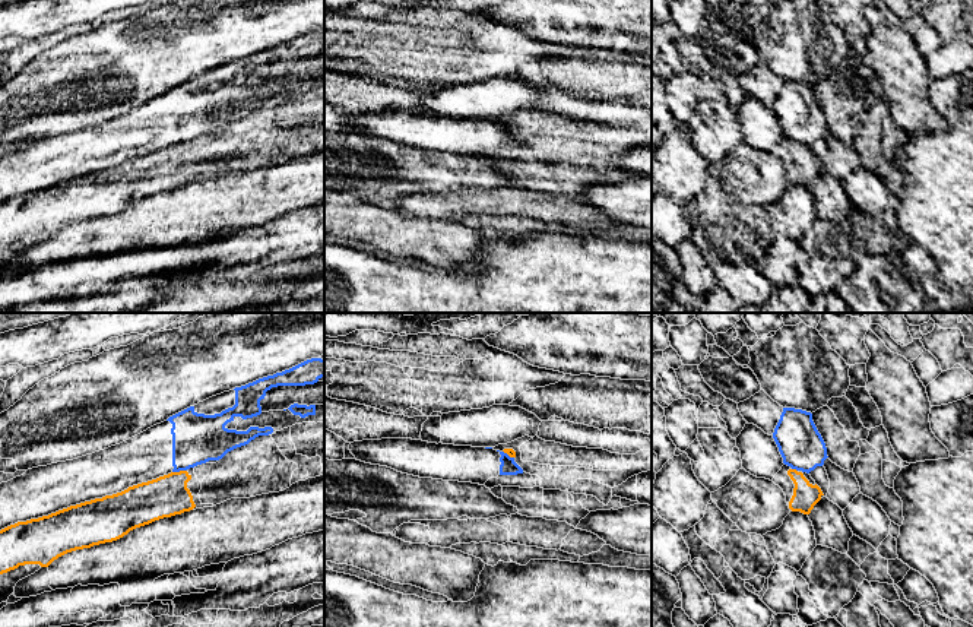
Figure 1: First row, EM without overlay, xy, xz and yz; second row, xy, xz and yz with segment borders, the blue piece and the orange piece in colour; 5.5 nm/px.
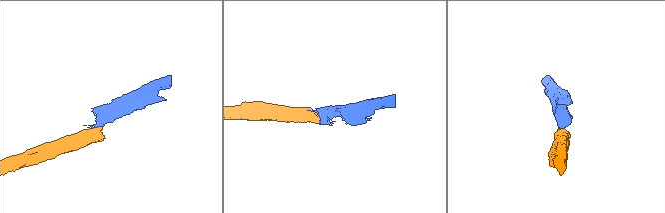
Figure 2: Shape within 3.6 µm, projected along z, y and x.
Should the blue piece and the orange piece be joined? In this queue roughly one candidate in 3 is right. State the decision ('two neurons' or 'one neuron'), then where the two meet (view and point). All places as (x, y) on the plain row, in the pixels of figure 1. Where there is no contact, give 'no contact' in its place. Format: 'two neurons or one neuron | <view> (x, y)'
two neurons | xy (178, 143)

